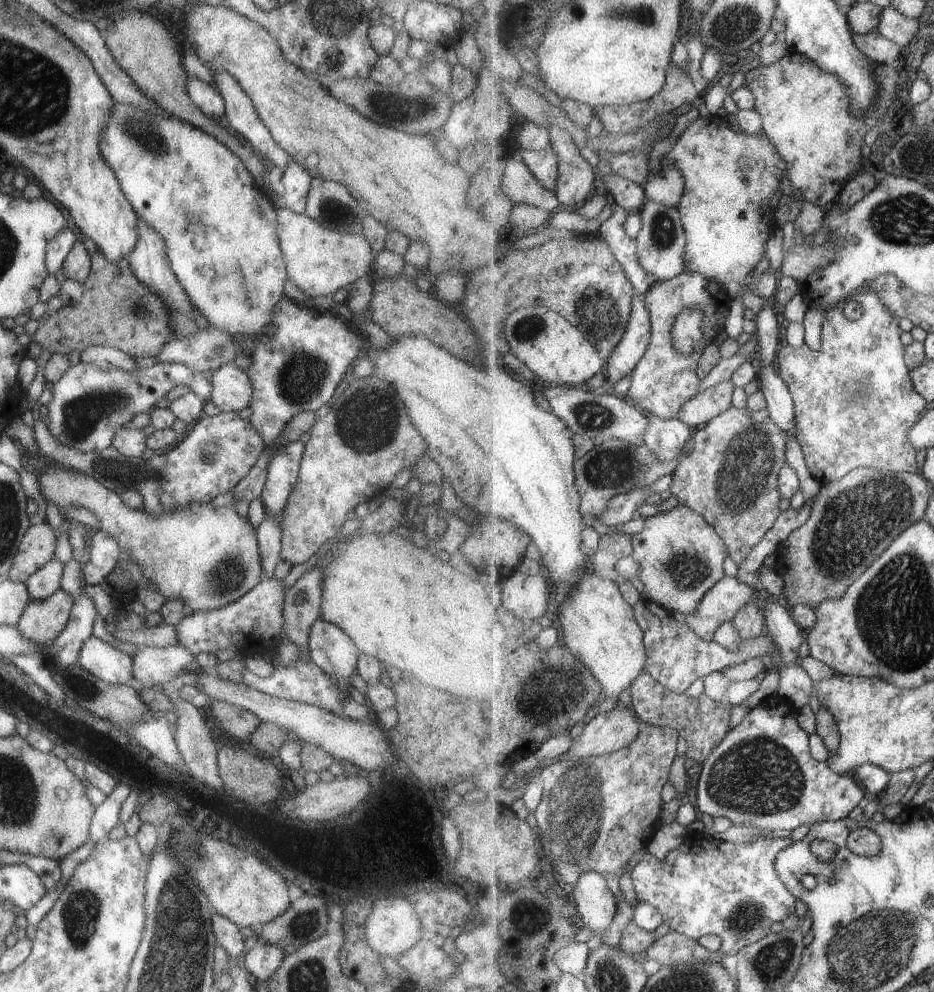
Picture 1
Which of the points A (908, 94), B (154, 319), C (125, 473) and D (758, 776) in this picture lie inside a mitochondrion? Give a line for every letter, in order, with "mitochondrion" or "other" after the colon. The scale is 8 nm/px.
A: other
B: mitochondrion
C: mitochondrion
D: mitochondrion

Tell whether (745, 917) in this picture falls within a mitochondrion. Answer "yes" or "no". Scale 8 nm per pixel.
yes

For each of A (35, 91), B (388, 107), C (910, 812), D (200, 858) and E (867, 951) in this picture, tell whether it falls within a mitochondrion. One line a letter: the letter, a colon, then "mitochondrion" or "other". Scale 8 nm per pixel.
A: mitochondrion
B: mitochondrion
C: other
D: mitochondrion
E: mitochondrion

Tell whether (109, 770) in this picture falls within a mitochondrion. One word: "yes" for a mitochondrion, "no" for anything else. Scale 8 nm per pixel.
no

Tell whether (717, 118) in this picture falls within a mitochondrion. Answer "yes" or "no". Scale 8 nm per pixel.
no

